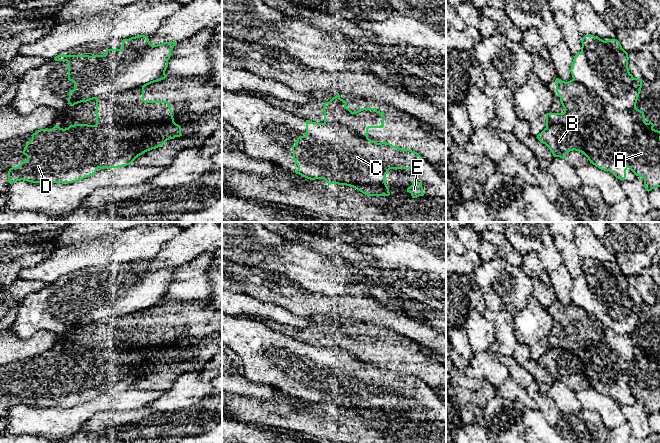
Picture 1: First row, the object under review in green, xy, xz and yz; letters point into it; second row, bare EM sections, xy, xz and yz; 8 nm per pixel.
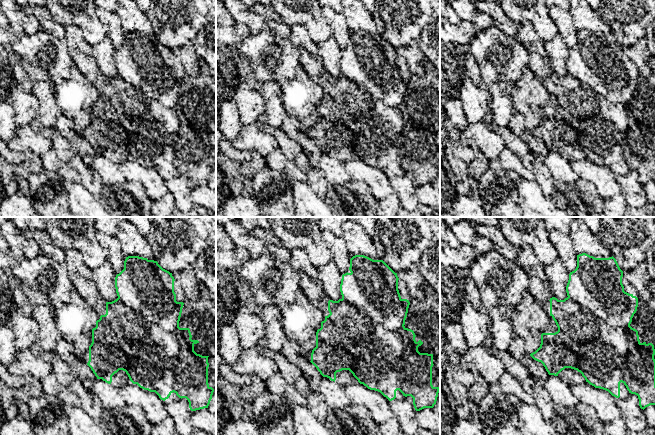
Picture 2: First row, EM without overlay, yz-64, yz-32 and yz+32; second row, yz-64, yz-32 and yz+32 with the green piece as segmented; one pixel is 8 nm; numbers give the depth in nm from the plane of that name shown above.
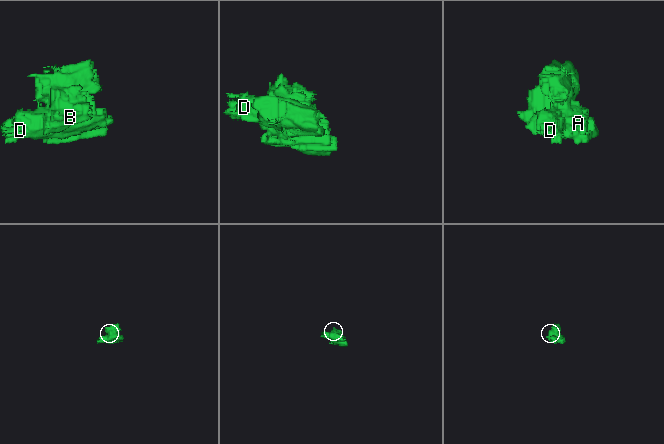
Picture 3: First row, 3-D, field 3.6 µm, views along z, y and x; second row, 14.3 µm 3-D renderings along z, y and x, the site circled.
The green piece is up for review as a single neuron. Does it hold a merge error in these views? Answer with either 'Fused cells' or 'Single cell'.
Fused cells

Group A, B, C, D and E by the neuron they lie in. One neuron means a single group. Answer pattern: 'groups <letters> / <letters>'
groups A B D / C E

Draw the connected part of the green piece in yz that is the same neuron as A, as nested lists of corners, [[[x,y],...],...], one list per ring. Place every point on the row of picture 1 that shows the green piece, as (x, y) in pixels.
[[[556,78],[556,92],[564,108],[563,113],[547,113],[546,128],[537,135],[537,139],[545,144],[554,157],[565,158],[570,151],[583,153],[590,163],[601,170],[611,172],[616,178],[626,178],[626,170],[629,168],[634,175],[644,179],[646,191],[660,187],[660,131],[648,128],[637,119],[633,119],[617,105],[611,105],[608,101],[596,100],[590,96],[590,92],[578,80],[568,82]]]

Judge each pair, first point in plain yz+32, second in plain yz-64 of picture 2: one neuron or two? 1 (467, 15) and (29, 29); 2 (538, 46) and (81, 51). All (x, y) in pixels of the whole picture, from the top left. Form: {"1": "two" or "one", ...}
{"1": "one", "2": "one"}

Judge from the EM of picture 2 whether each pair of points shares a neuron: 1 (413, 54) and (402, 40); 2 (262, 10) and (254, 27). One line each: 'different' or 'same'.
1: different
2: different

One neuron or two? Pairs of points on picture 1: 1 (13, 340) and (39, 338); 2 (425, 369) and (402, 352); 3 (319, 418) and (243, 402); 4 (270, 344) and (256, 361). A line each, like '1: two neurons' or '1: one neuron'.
1: one neuron
2: one neuron
3: one neuron
4: one neuron

